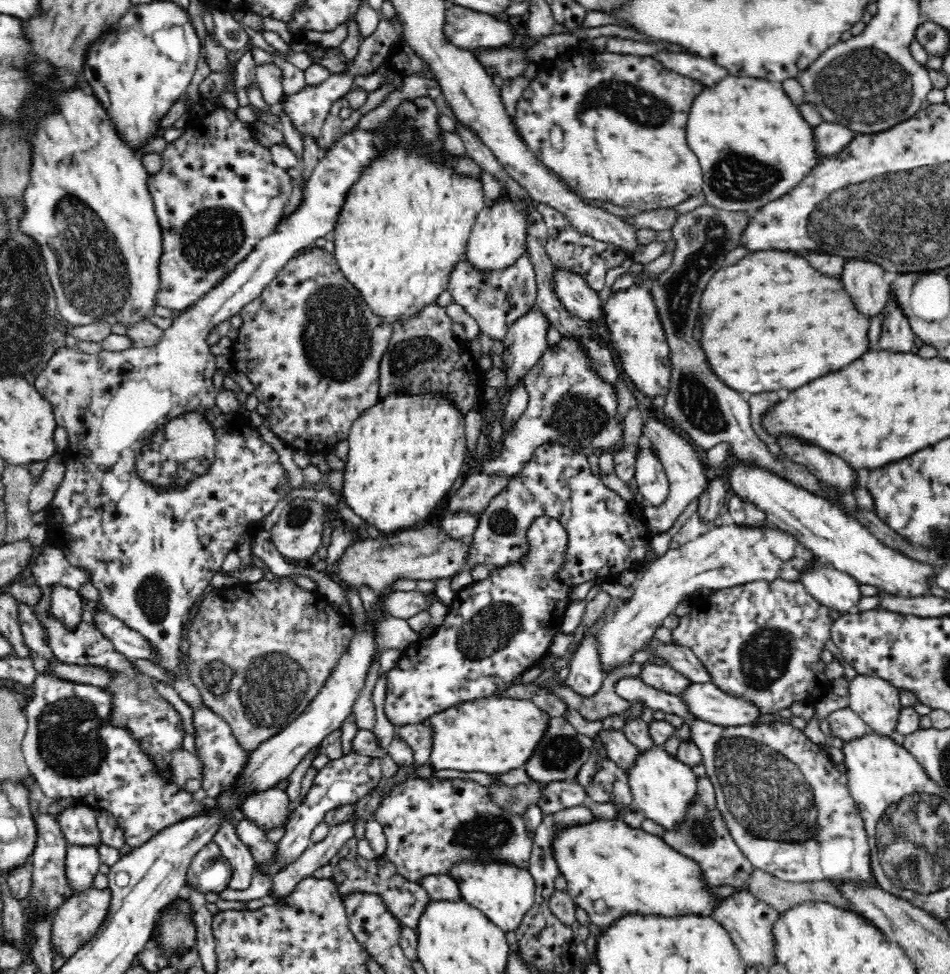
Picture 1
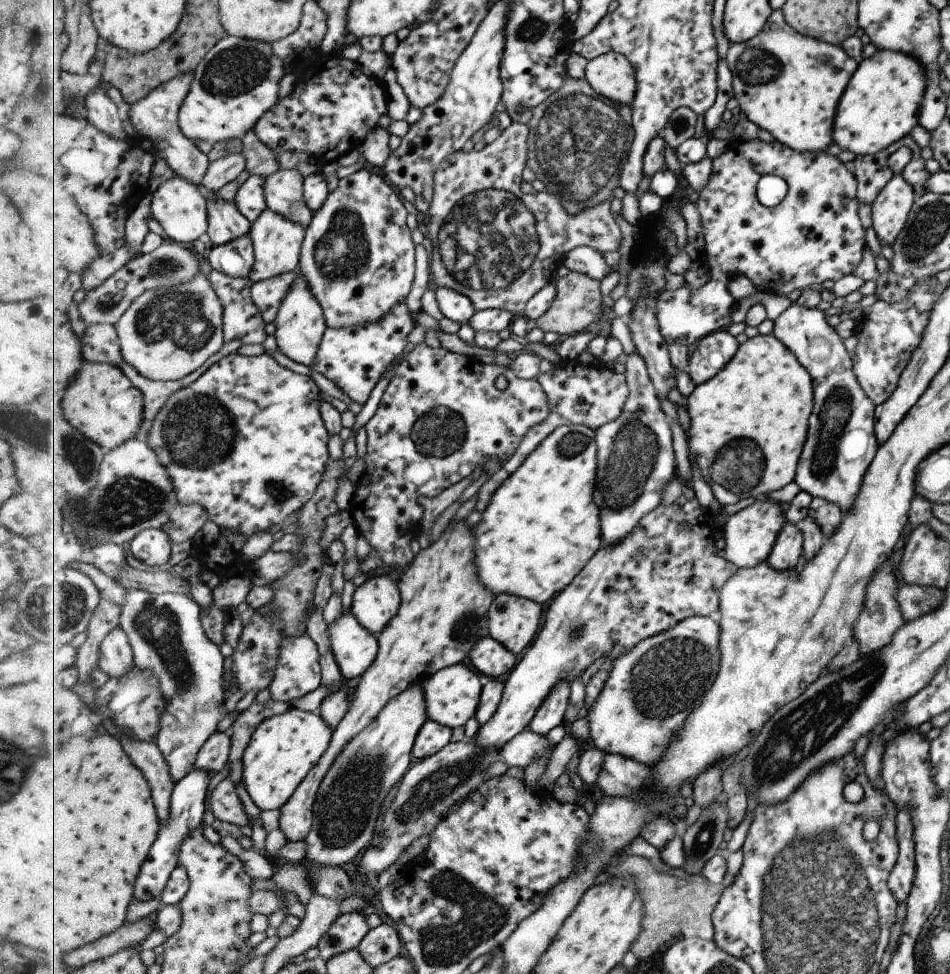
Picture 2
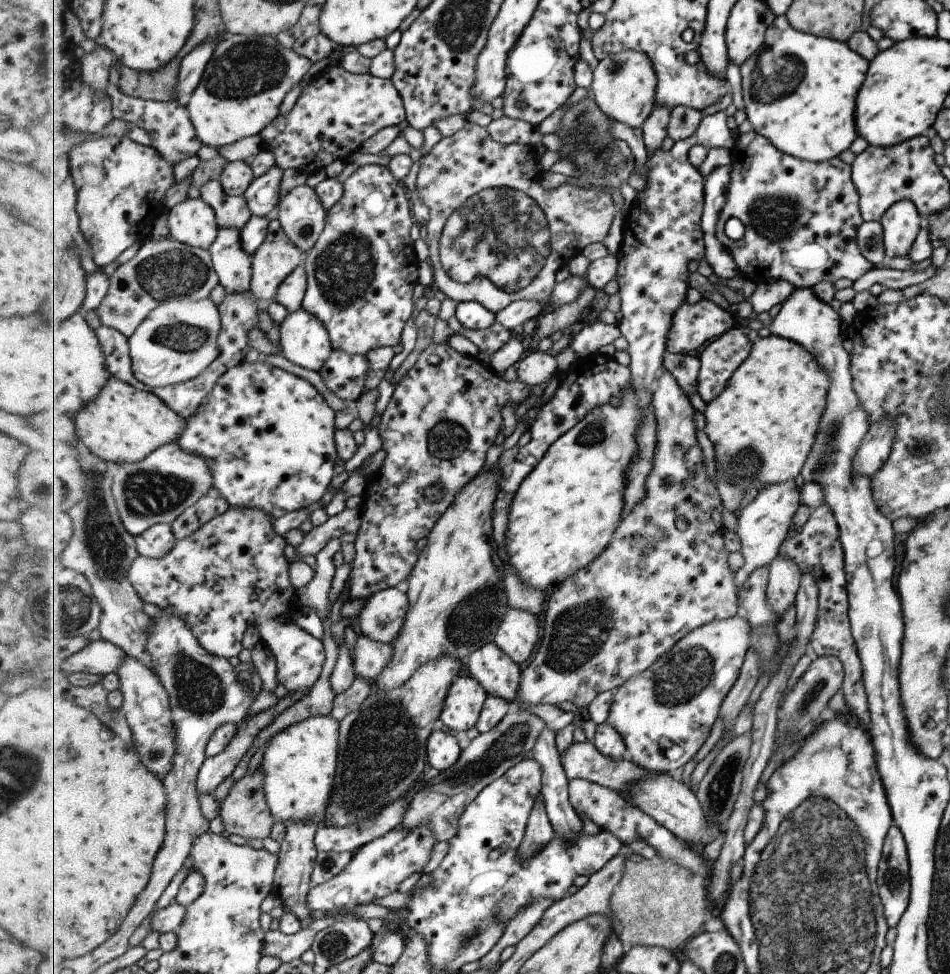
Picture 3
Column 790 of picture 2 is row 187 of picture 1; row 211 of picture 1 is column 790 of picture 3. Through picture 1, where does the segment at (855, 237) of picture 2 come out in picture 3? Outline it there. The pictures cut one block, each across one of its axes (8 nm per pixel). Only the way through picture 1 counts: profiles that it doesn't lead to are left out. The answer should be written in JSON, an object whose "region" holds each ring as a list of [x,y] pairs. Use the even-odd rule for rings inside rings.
{"region":[[[754,129],[741,134],[729,152],[733,156],[733,170],[728,201],[717,224],[717,238],[730,250],[741,275],[757,285],[786,280],[795,288],[811,288],[822,281],[833,283],[839,278],[855,282],[874,267],[861,256],[855,244],[862,216],[859,216],[861,208],[857,208],[857,191],[851,182],[848,164],[837,157],[816,163],[801,160],[781,152],[771,140]],[[730,218],[738,218],[745,227],[745,233],[739,240],[732,240],[725,234],[725,224]]]}

